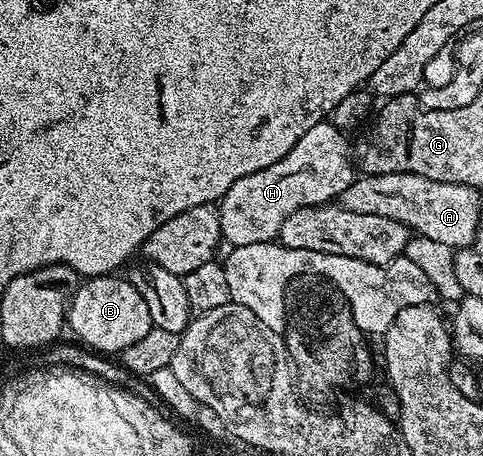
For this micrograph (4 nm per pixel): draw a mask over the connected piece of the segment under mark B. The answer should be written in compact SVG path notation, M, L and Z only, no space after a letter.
M119 274L93 275L85 278L80 286L71 292L66 316L67 326L77 335L84 347L96 353L119 353L125 351L134 341L146 337L153 327L150 309L142 301L142 293L134 289L127 277Z

